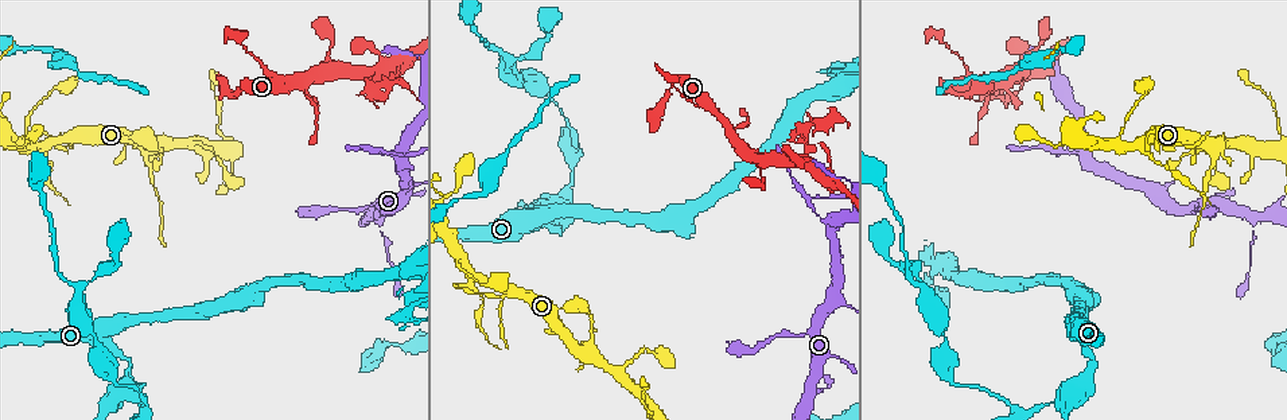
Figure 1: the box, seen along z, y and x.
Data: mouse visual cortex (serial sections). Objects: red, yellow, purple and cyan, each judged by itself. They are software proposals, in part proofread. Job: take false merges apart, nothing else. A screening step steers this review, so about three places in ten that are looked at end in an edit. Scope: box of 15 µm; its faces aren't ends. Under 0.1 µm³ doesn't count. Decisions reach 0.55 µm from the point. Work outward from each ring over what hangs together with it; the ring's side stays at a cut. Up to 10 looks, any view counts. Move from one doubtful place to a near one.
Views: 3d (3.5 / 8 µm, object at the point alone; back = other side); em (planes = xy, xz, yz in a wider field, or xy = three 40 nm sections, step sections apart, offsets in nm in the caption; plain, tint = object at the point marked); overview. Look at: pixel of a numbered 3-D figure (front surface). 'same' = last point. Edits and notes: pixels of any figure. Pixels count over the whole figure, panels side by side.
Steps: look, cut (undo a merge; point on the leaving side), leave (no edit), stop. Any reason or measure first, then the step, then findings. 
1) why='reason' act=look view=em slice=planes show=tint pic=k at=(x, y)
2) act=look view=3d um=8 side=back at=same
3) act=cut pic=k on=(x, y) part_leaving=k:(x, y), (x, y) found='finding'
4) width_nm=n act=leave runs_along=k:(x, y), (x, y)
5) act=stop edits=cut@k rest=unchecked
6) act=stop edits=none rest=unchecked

why='two arms in line, one across' act=look view=3d um=8 pic=1 at=(462, 259)

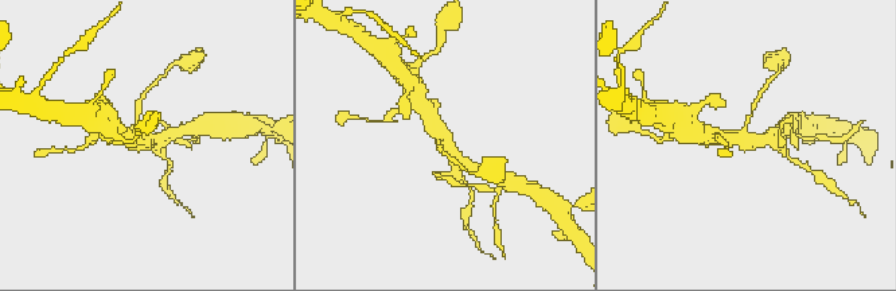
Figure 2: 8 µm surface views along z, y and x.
why='now the EM' act=look view=em slice=xy step=1 show=tint pic=2 at=(143, 138)

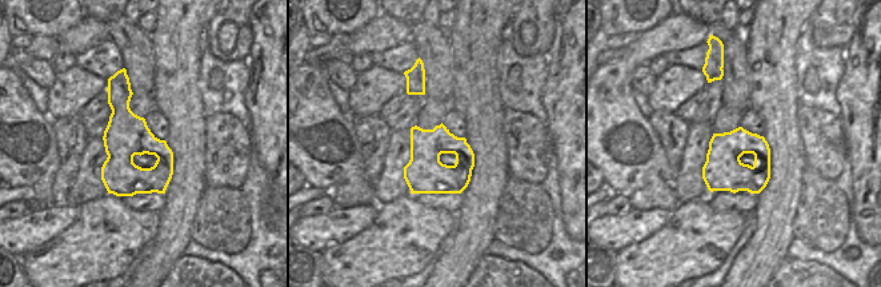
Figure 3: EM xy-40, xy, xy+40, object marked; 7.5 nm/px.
arms=3 arm_widths_nm=150,350,450 act=leave runs_along=3:(123, 78), (121, 160), (161, 190) found='continuous, no second cell'

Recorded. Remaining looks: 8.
why='sharp bend' act=look view=3d um=8 pic=1 at=(578, 149)

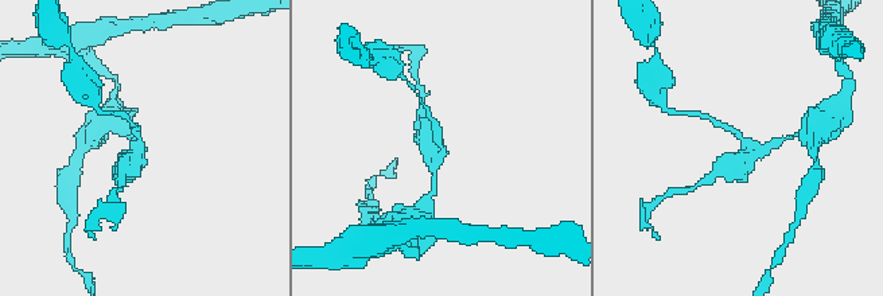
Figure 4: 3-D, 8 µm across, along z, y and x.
act=look view=3d um=3.5 pic=4 at=(741, 141)

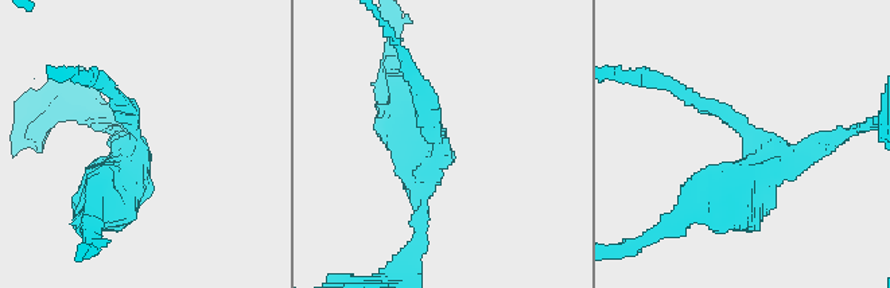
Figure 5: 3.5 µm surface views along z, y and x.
arm_widths_nm=200,250 why='shape alone is not enough' act=look view=em slice=xy step=2 show=tint pic=5 at=(137, 132)

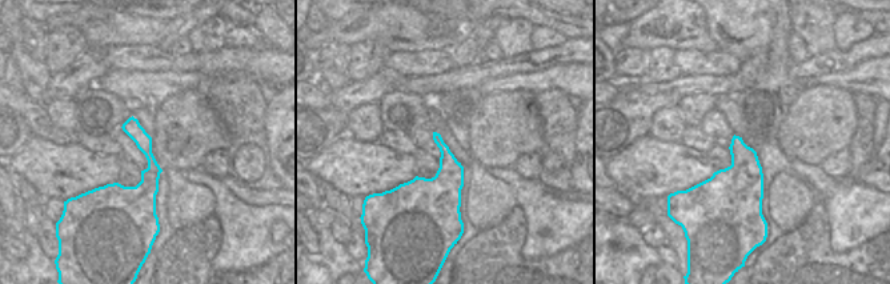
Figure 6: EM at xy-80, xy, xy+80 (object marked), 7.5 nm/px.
width_nm=200 act=leave runs_along=6:(131, 122), (151, 159), (141, 212) found='all the same cell'

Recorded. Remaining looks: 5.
why='sharp bend' act=look view=3d um=8 pic=1 at=(946, 275)

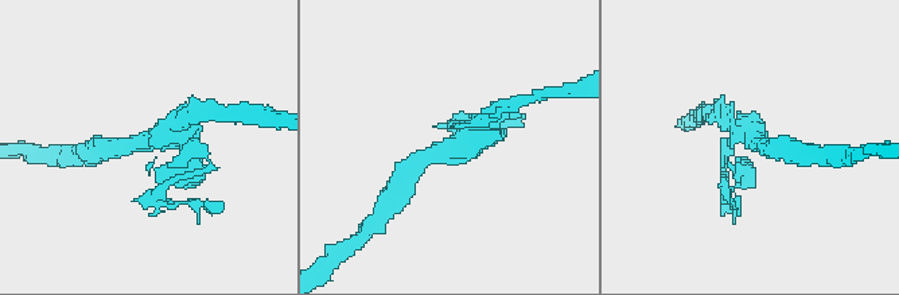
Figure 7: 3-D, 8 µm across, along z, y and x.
act=look view=em slice=planes show=tint pic=7 at=(156, 143)

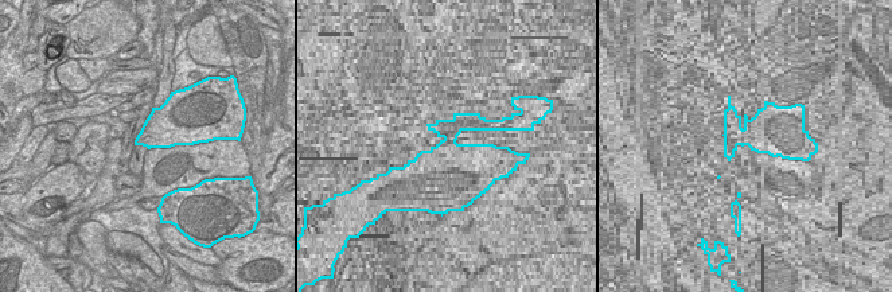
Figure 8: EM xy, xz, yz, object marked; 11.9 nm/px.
act=cut pic=7 on=(739, 162) found='a second cell is stuck on'

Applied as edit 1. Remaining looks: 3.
act=look view=overview

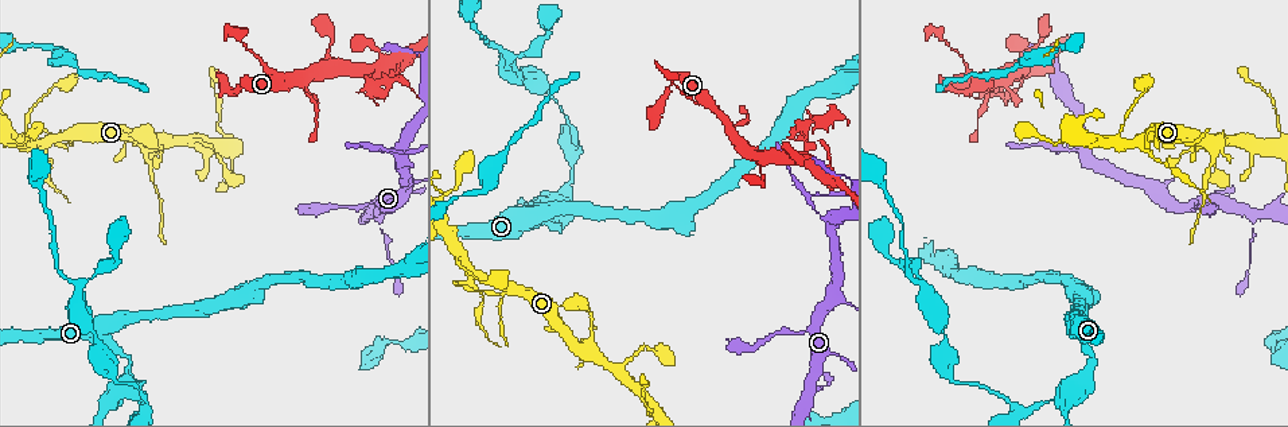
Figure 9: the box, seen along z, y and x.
why='small branch off a trunk' act=look view=3d um=8 pic=9 at=(921, 287)

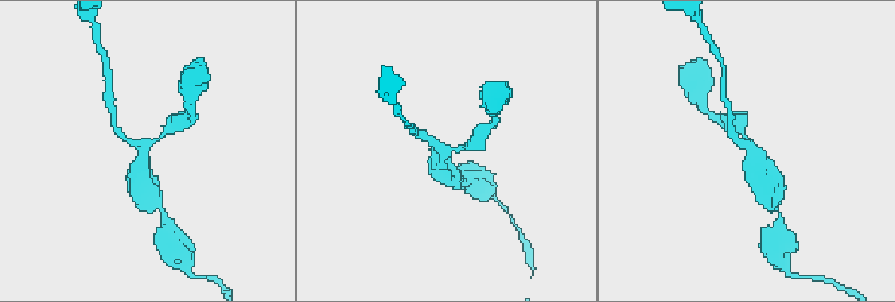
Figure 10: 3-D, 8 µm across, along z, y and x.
why='shape alone is not enough' act=look view=em slice=xy step=3 show=tint pic=10 at=(442, 154)

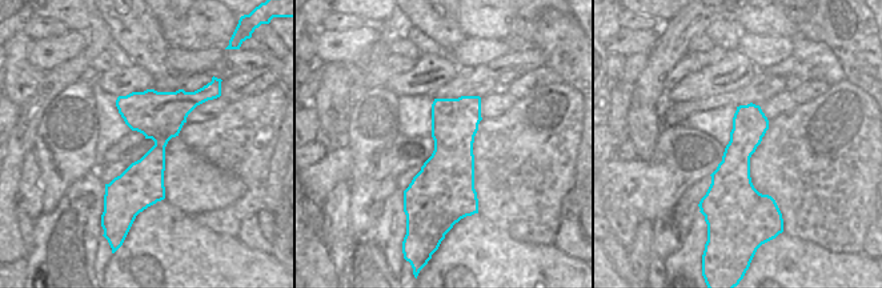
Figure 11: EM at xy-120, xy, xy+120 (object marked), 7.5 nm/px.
arm_widths_nm=150,200,400 act=leave runs_along=10:(139, 184), (143, 147), (174, 123) found='one cell here'

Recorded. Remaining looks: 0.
act=stop edits=cut@7 rest=unchecked

